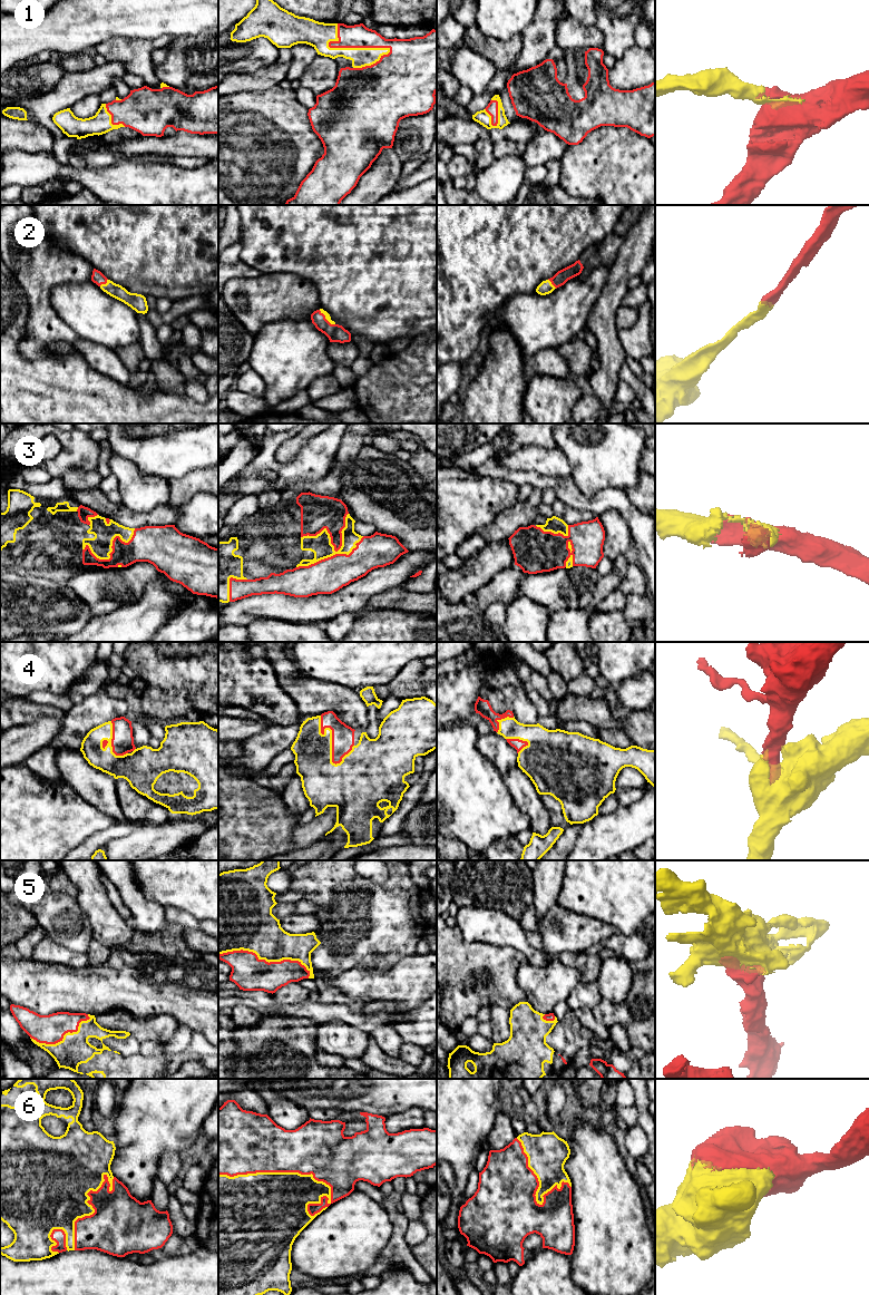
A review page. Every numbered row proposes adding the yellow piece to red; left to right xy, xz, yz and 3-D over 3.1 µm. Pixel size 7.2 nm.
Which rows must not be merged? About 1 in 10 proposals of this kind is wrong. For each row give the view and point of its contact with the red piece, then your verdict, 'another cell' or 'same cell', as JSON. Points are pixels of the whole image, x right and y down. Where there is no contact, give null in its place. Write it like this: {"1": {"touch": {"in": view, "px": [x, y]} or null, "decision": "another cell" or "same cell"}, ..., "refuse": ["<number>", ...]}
{"1": {"touch": {"in": "xz", "px": [347, 47]}, "decision": "same cell"}, "2": {"touch": {"in": "xz", "px": [325, 319]}, "decision": "same cell"}, "3": {"touch": {"in": "xz", "px": [335, 554]}, "decision": "same cell"}, "4": {"touch": {"in": "xz", "px": [332, 734]}, "decision": "same cell"}, "5": {"touch": {"in": "xz", "px": [265, 961]}, "decision": "same cell"}, "6": {"touch": {"in": "xz", "px": [283, 1171]}, "decision": "same cell"}, "refuse": []}

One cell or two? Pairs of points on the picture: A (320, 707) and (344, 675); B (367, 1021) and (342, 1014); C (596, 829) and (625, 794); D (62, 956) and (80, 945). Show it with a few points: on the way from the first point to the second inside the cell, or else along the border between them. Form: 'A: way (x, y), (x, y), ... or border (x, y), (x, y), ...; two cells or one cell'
A: border (313, 679), (338, 682), (347, 688); two cells
B: way (361, 1020), (348, 1014); one cell
C: border (643, 794), (638, 799), (627, 805), (618, 805); two cells
D: border (49, 936), (75, 952), (85, 953); two cells

